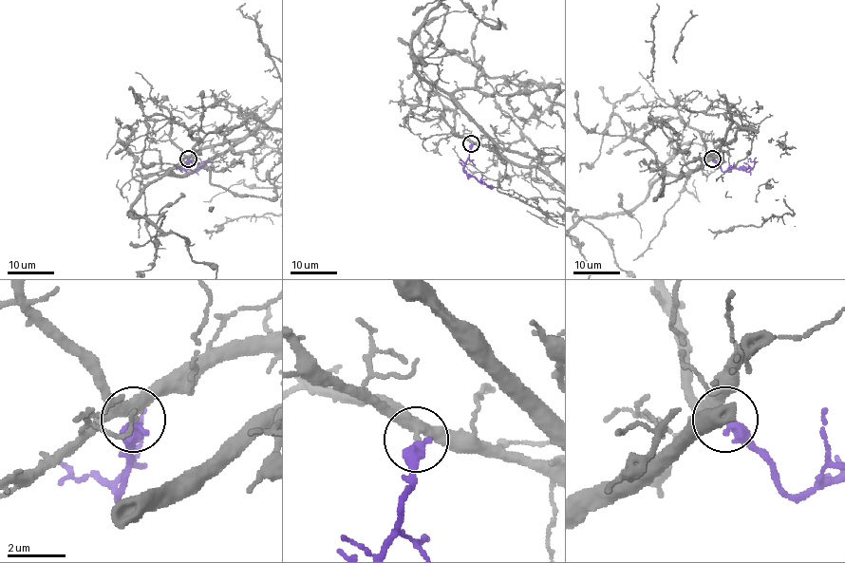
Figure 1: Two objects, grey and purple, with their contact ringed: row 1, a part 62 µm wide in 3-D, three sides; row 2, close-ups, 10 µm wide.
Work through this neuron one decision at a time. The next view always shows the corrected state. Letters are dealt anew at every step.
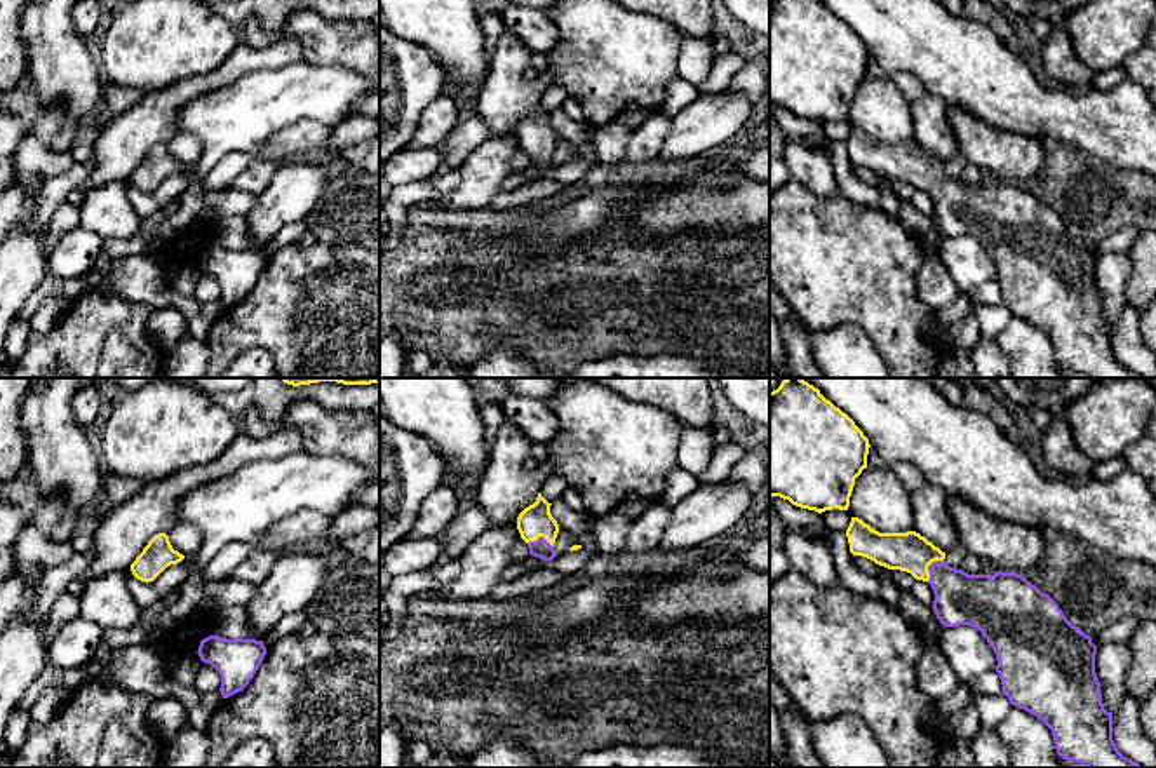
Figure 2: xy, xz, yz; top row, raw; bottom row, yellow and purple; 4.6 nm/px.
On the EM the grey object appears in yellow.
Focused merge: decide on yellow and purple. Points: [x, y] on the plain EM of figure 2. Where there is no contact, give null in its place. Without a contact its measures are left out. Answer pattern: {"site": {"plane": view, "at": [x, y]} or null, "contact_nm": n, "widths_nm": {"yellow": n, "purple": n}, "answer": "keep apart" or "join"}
{"site": {"plane": "yz", "at": [928, 175]}, "contact_nm": 130, "widths_nm": {"yellow": 180, "purple": 240}, "answer": "join"}

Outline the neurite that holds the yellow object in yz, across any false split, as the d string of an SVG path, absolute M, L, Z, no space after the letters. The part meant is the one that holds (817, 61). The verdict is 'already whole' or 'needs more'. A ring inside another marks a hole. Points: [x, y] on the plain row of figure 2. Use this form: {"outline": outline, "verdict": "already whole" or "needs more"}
{"outline": "M820 0L770 2L770 106L818 124L848 120L869 49Z", "verdict": "already whole"}

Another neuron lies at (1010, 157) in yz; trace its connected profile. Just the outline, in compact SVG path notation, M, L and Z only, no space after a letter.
M947 104L945 117L958 139L959 157L989 171L998 181L1022 185L1043 167L1041 139L998 129L956 104Z

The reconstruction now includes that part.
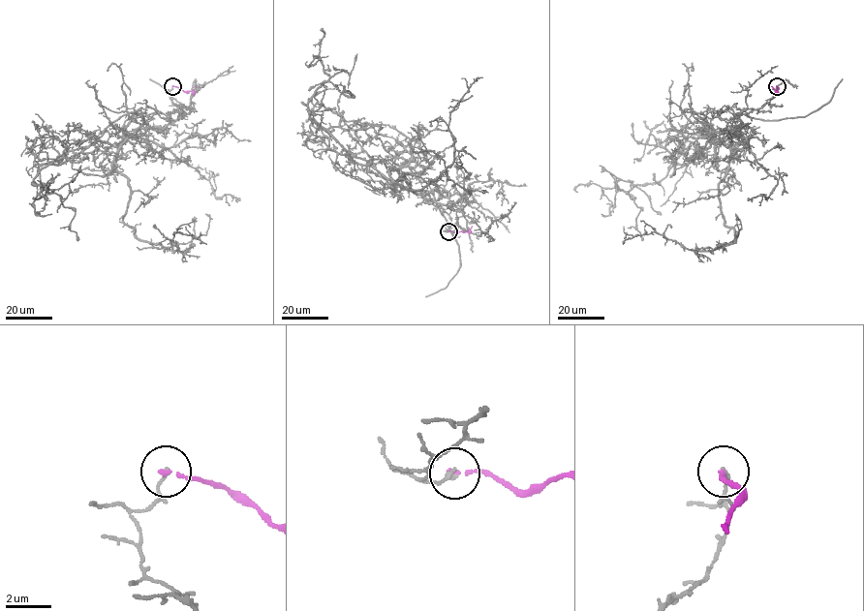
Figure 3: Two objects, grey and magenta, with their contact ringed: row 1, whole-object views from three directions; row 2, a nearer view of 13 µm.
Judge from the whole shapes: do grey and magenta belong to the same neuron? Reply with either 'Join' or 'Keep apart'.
Keep apart

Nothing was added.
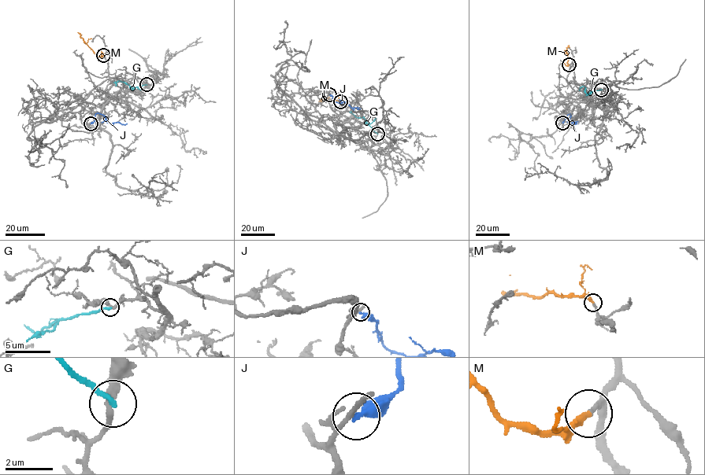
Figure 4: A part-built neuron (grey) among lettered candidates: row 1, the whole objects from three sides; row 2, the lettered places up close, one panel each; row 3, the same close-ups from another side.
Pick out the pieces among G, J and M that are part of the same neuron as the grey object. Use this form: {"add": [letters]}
{"add": ["M"]}

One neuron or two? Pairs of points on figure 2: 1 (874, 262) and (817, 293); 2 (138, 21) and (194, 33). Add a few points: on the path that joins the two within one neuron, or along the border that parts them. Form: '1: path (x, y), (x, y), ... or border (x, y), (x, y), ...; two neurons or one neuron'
1: path (860, 265), (845, 265), (831, 279); one neuron
2: path (152, 33), (180, 33); one neuron

